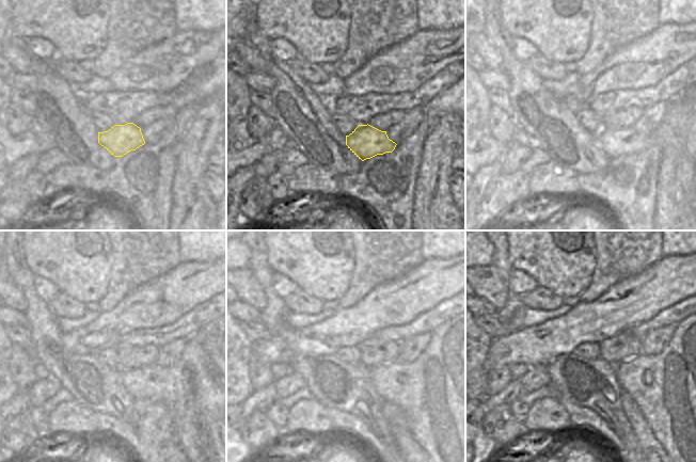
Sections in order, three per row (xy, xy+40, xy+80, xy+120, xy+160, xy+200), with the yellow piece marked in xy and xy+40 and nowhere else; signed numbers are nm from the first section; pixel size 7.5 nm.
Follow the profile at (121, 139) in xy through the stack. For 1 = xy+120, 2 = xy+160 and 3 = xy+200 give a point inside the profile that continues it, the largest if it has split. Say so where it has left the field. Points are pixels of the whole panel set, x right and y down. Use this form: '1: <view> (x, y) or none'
1: xy+120 (196, 388)
2: xy+160 (443, 393)
3: xy+200 (682, 391)

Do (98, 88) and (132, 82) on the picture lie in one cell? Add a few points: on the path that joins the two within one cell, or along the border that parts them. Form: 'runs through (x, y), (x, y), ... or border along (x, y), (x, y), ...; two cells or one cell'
border along (108, 80), (113, 90); two cells

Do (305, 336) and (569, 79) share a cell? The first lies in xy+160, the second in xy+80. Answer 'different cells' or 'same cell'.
different cells

